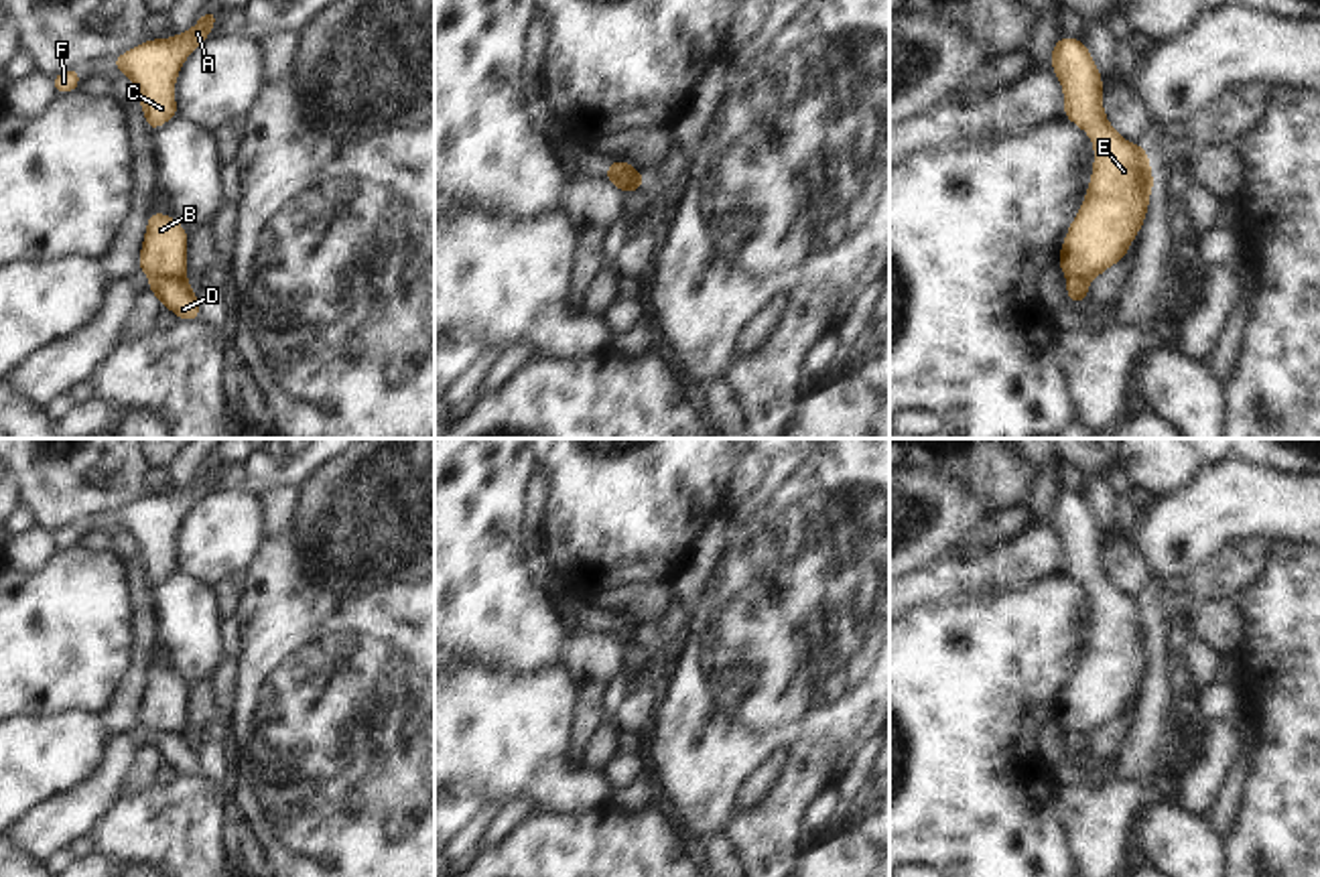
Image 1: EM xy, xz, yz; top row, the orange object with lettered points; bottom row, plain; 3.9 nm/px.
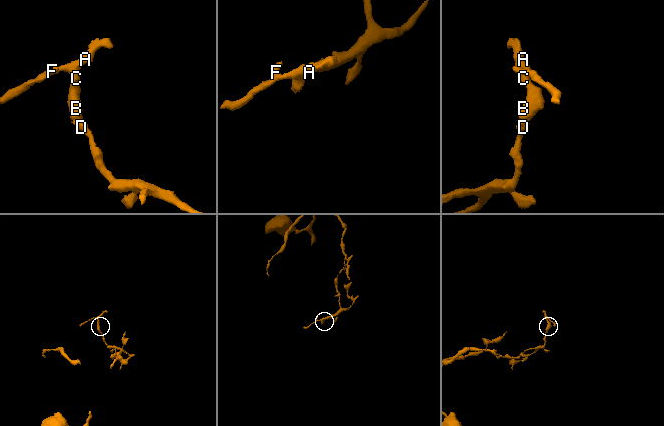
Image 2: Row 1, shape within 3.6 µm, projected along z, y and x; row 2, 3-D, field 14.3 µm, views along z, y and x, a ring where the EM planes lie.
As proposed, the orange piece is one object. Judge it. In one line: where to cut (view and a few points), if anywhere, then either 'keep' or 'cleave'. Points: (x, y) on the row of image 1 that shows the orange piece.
xy (151, 277), (179, 277), (183, 281) | cleave

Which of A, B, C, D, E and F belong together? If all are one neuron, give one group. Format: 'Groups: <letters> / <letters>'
Groups: A B C E F / D.

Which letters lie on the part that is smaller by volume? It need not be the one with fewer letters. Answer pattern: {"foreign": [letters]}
{"foreign": ["A", "B", "C", "E", "F"]}

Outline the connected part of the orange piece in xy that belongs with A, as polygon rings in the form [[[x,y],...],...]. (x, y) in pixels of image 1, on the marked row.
[[[205,8],[193,28],[171,39],[142,41],[112,59],[114,69],[136,85],[138,104],[152,134],[179,116],[175,81],[187,57],[211,37],[209,28],[217,26],[217,18],[219,10]]]

